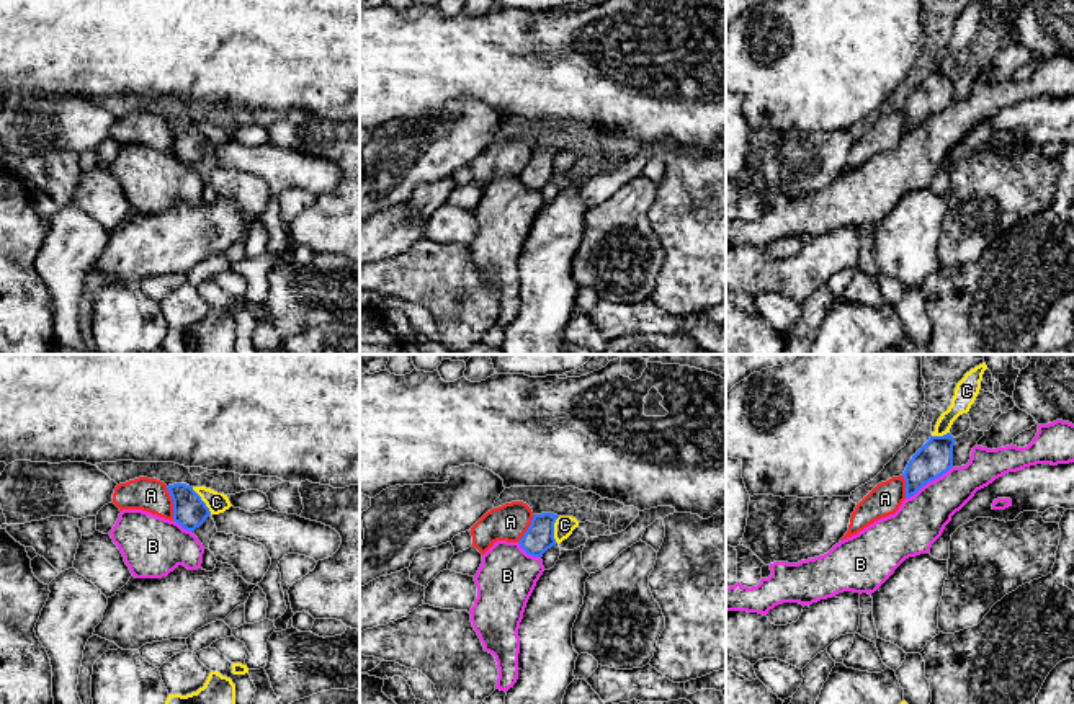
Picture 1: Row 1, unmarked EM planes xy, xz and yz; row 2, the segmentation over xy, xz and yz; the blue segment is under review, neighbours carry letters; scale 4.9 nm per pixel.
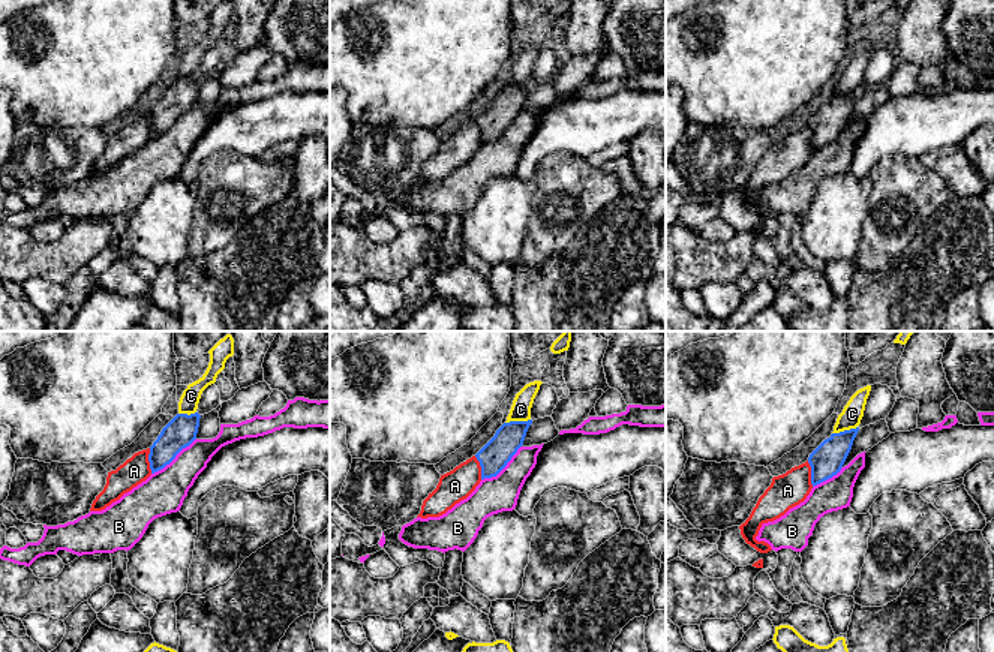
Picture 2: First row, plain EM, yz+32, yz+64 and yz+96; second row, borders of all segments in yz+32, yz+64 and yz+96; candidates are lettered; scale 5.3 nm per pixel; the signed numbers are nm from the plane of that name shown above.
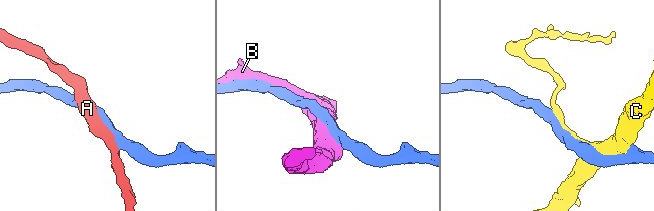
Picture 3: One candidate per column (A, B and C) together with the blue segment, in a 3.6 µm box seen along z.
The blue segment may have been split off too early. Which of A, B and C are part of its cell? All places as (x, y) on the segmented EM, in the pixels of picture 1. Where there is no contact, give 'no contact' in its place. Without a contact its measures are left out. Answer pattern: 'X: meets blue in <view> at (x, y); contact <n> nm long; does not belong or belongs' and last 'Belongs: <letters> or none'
A: meets blue in xy at (174, 503); contact 170 nm long; does not belong
B: meets blue in yz at (929, 481); contact 280 nm long; does not belong
C: meets blue in xy at (201, 500); contact 170 nm long; does not belong
Belongs: none

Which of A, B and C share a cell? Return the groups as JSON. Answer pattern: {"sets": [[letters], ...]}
{"sets": [["A"], ["B"], ["C"]]}

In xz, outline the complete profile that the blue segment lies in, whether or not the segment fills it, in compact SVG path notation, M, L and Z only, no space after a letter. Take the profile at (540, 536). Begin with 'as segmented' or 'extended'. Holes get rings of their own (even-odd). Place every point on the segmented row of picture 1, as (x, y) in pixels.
as segmented; M554 513L535 515L528 531L520 539L520 547L533 557L543 557L543 554L556 546L554 523L559 516Z

